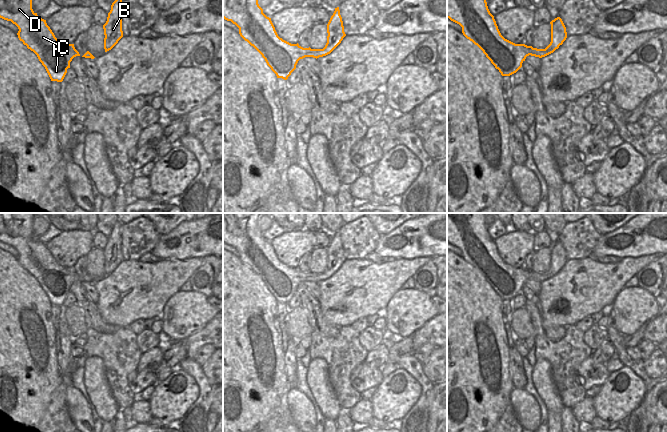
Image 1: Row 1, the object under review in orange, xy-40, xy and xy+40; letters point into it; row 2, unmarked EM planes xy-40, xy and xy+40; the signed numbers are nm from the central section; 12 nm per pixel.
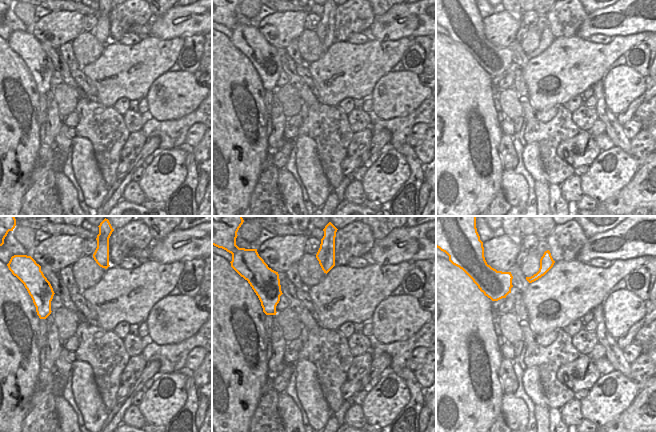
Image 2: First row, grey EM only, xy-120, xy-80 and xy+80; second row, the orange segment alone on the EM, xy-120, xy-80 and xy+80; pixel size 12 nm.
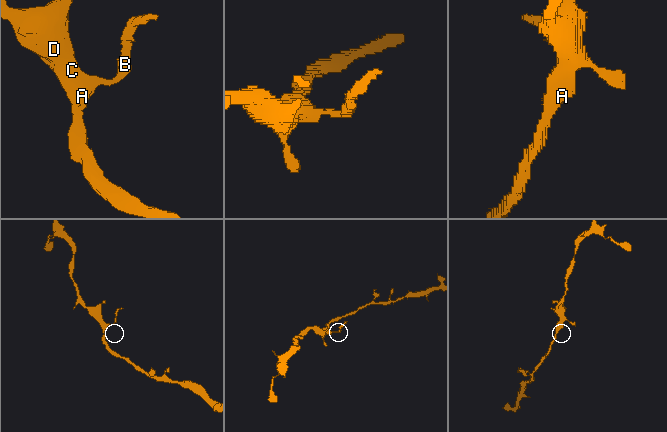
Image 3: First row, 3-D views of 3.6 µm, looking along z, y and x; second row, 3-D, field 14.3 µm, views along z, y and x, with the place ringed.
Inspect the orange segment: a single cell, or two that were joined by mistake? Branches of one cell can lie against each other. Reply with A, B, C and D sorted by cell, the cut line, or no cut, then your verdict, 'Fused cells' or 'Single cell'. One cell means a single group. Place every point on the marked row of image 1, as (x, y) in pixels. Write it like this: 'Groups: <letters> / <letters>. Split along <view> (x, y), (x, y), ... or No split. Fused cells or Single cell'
Groups: A C D / B. Split along xy (307, 48), (305, 56). Fused cells.

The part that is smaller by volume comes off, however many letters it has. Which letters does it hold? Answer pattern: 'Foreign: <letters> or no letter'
Foreign: B

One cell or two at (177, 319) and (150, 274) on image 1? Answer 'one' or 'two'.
two

